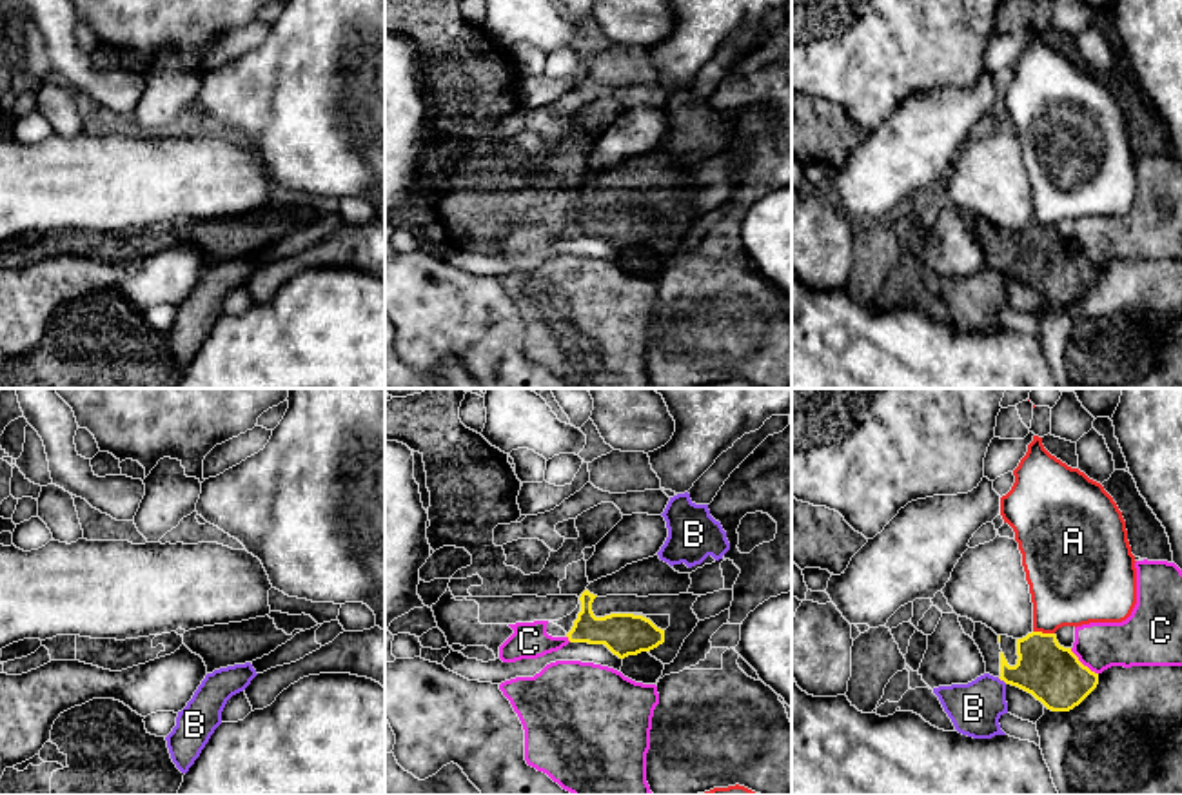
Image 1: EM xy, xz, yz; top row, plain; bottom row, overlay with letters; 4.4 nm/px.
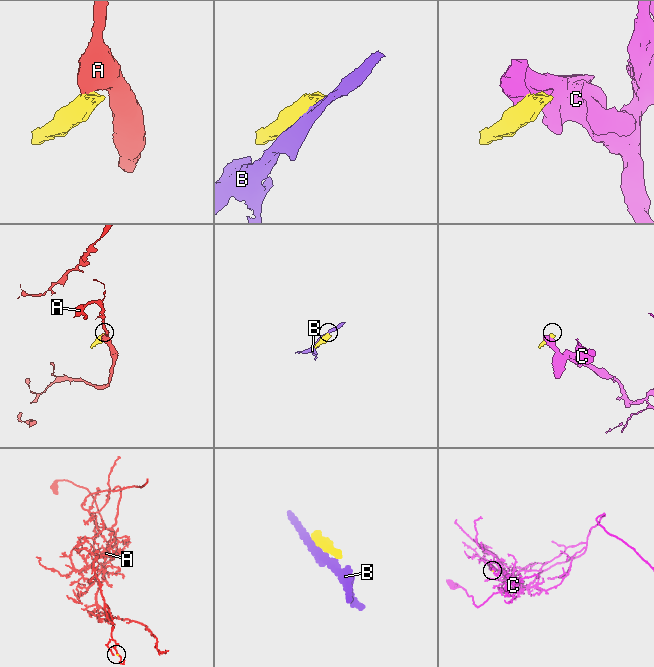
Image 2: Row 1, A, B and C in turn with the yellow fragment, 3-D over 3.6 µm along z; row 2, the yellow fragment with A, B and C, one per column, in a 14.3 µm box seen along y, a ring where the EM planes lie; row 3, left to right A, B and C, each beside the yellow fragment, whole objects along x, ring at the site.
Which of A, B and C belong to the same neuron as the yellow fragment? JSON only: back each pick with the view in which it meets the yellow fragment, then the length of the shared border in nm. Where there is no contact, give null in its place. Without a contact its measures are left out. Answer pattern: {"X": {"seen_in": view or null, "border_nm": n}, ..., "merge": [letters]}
{"merge": []}

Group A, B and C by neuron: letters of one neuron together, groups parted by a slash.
A / B / C

